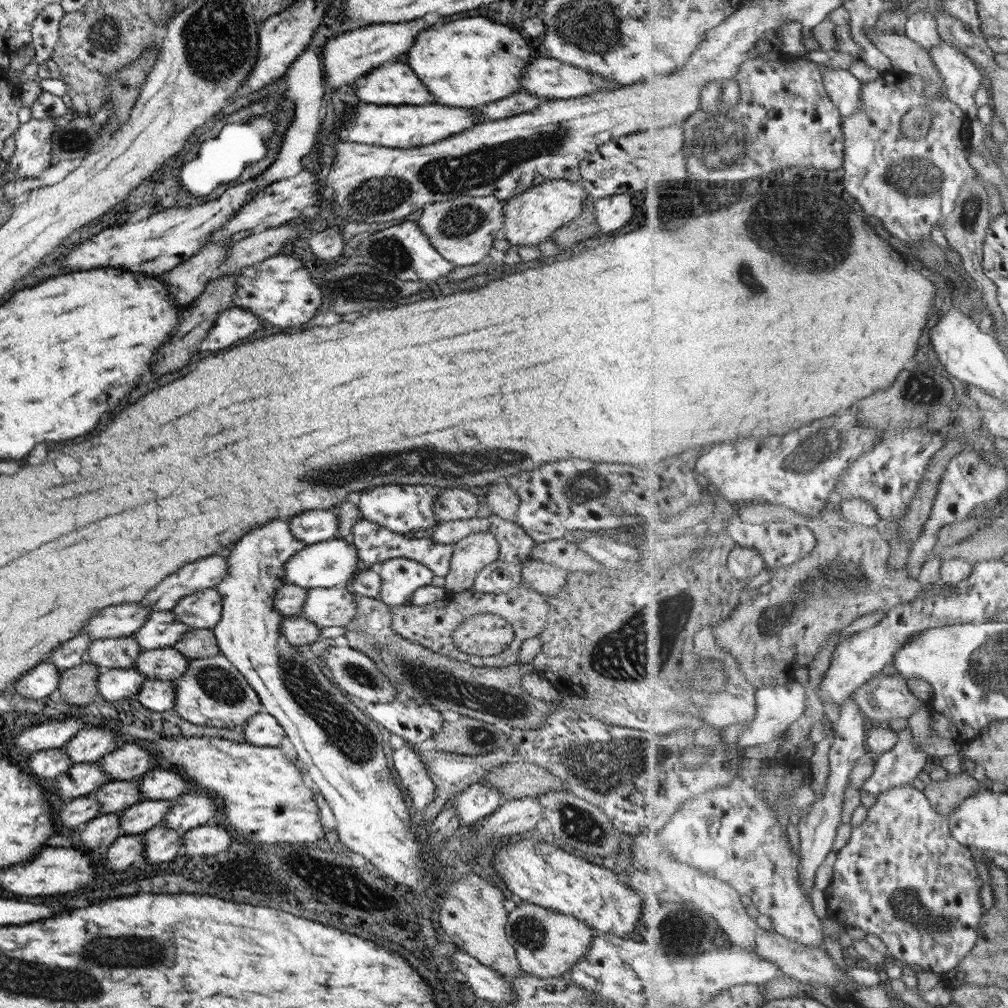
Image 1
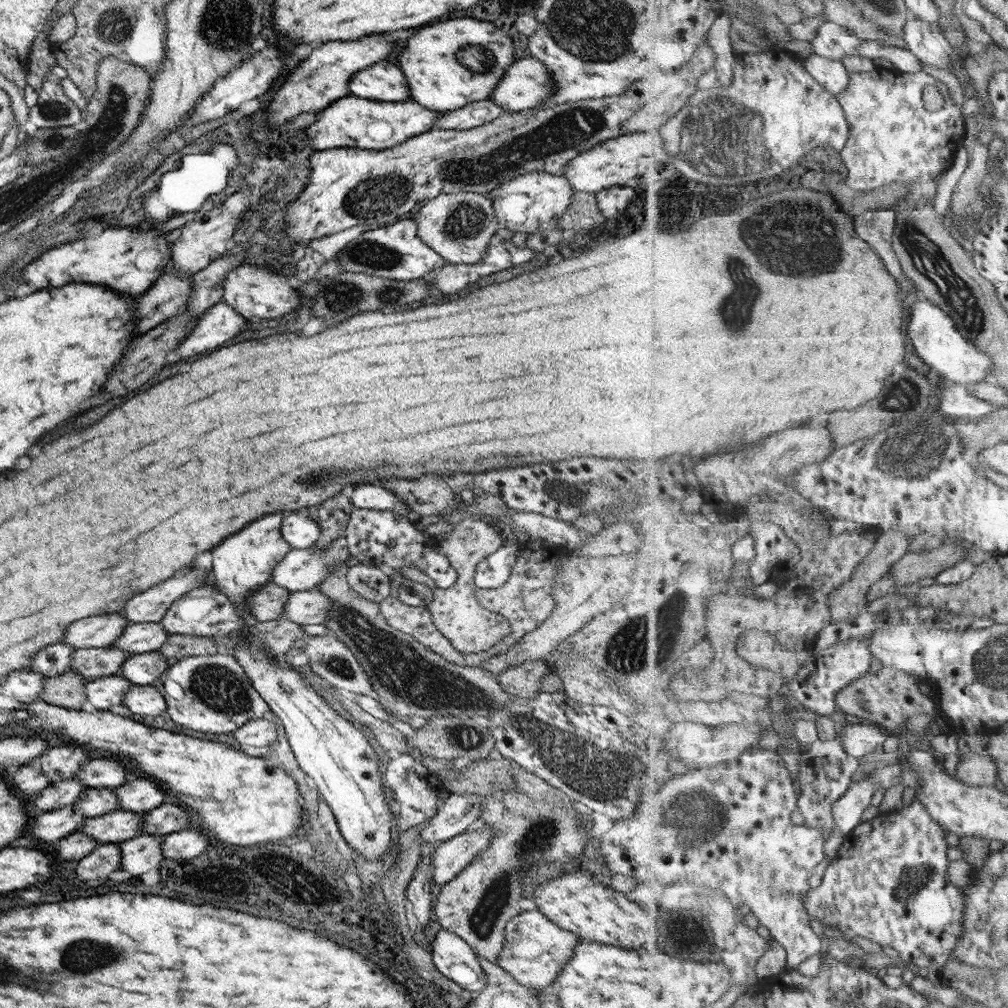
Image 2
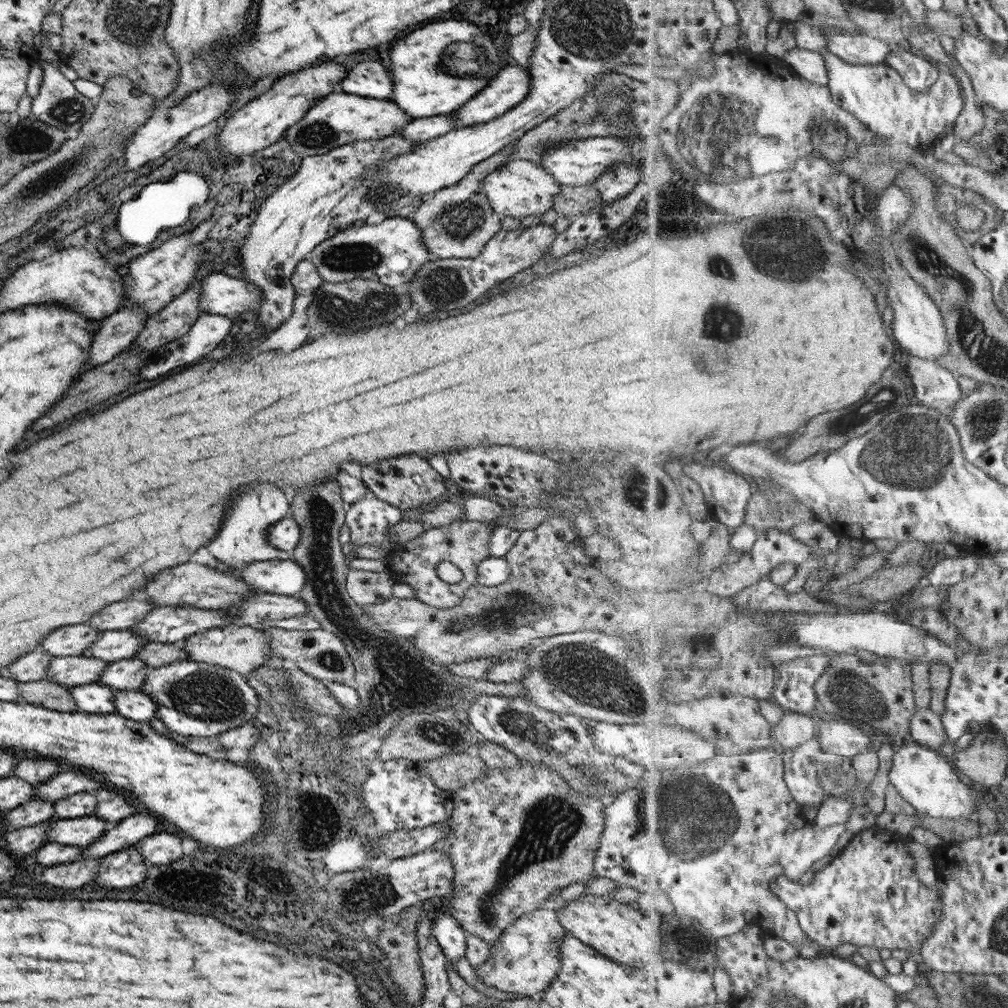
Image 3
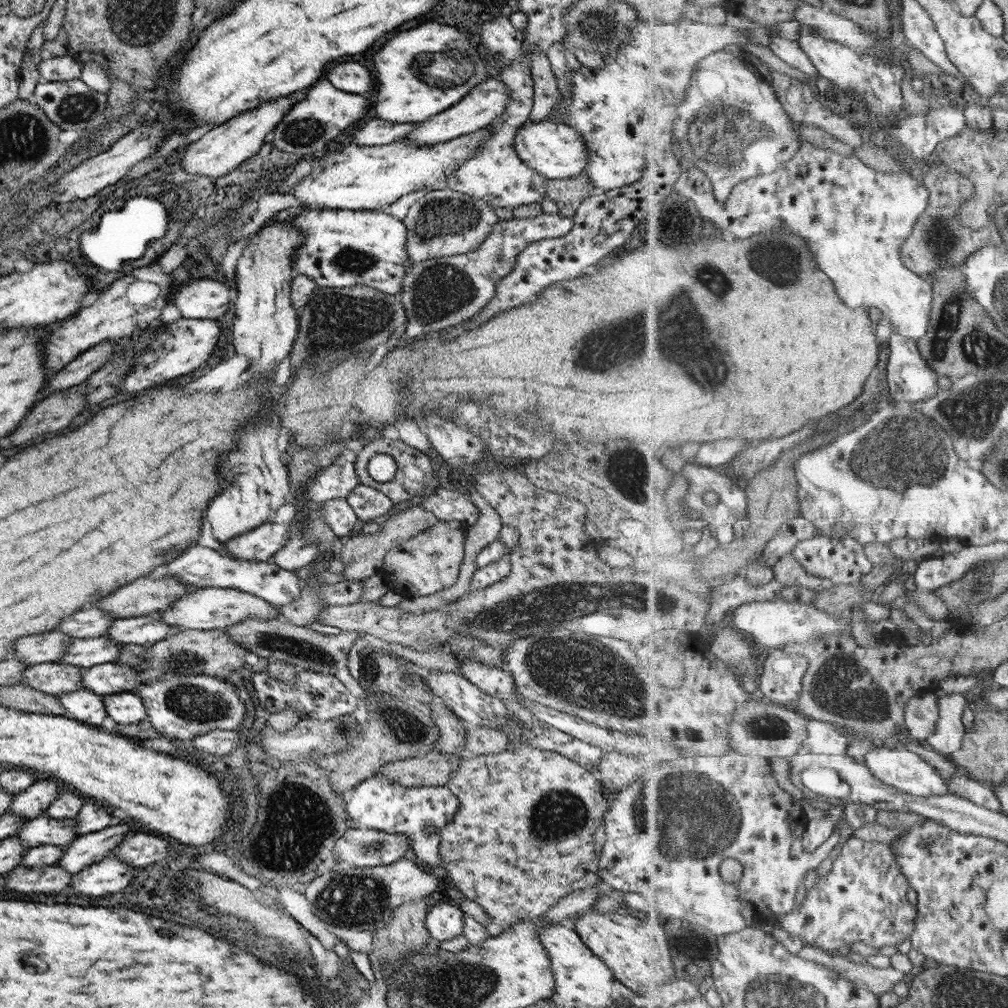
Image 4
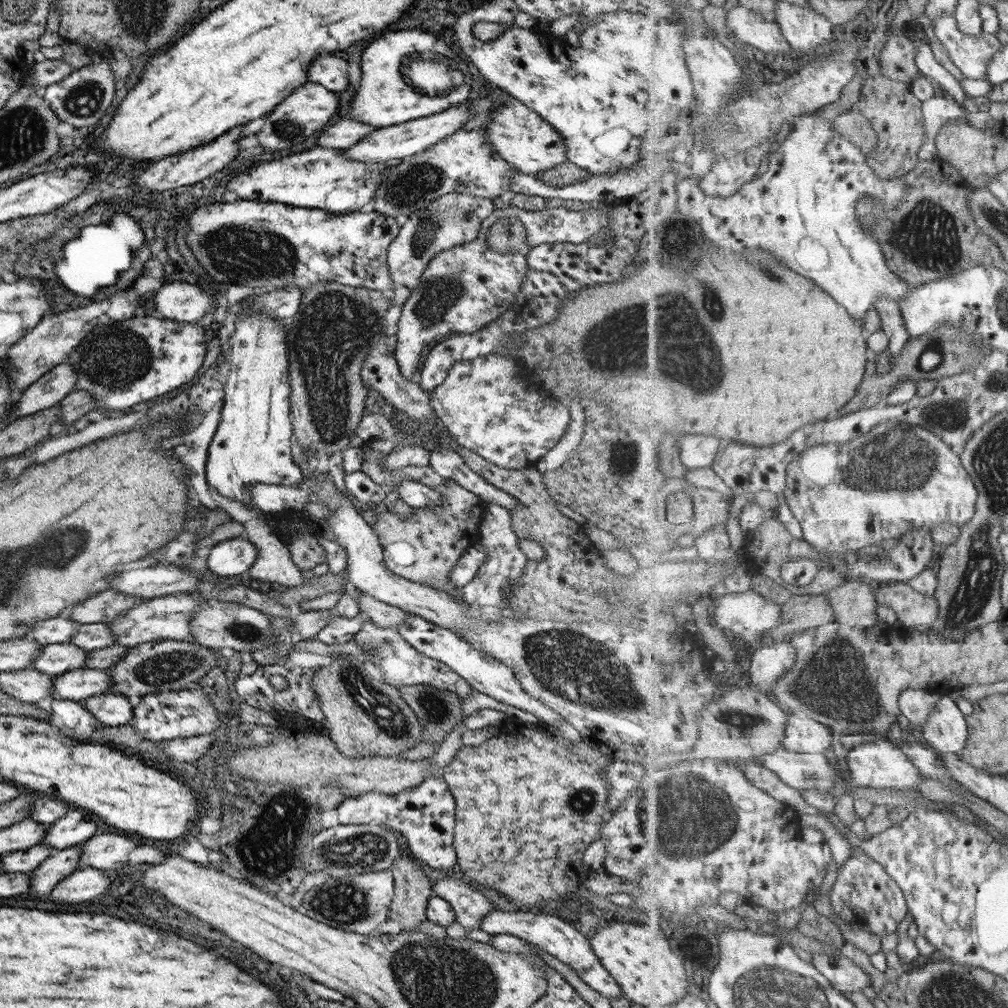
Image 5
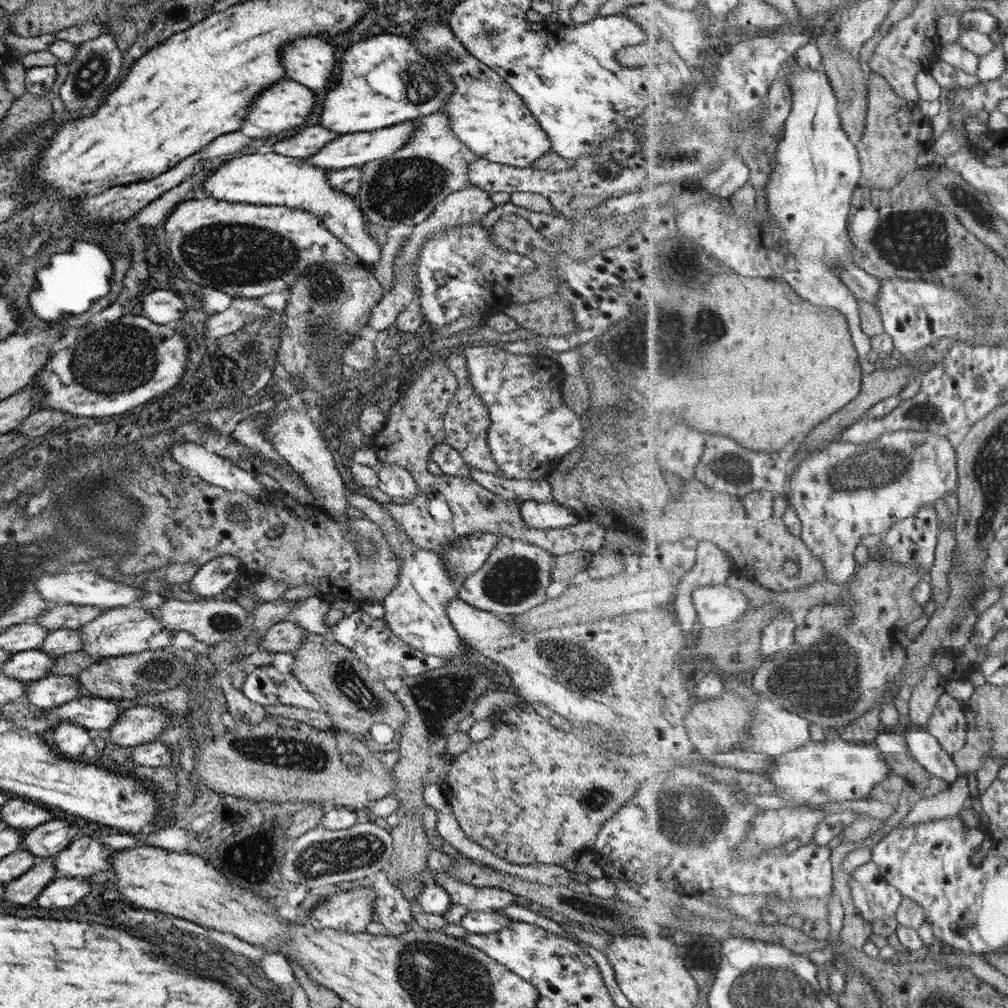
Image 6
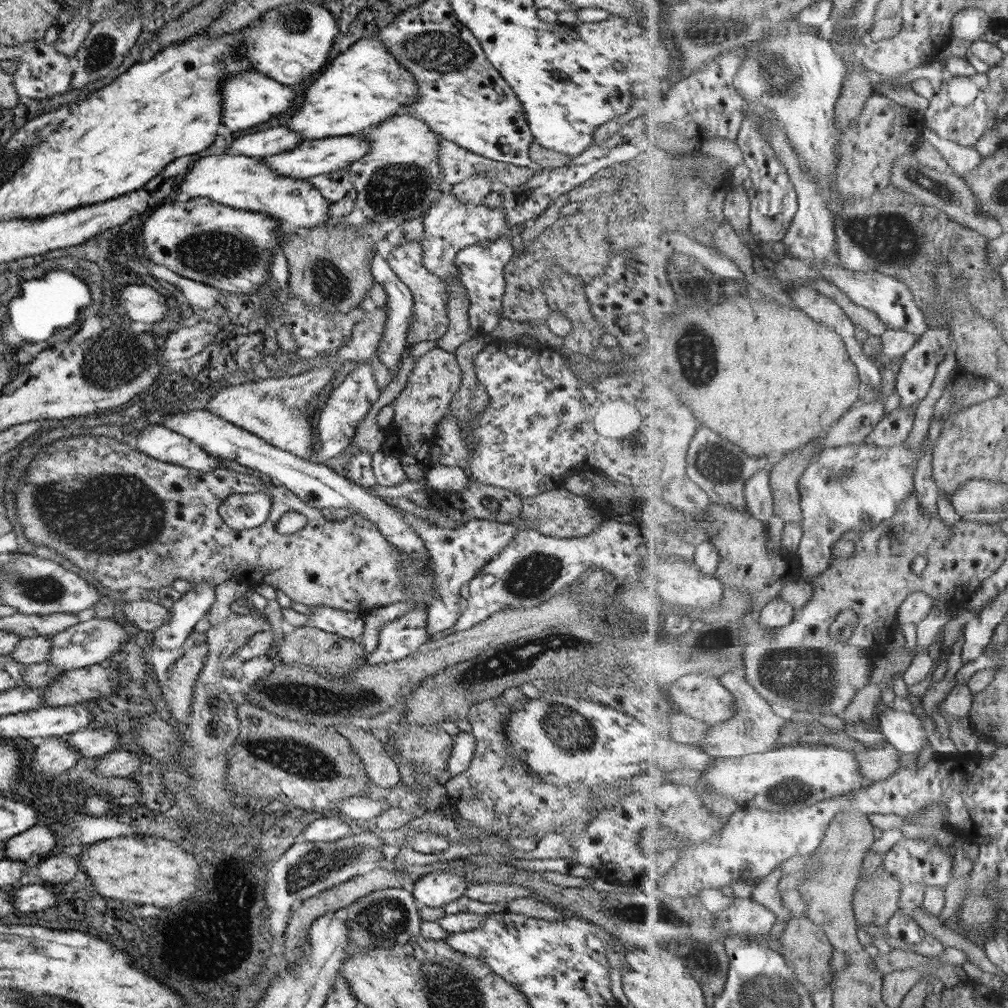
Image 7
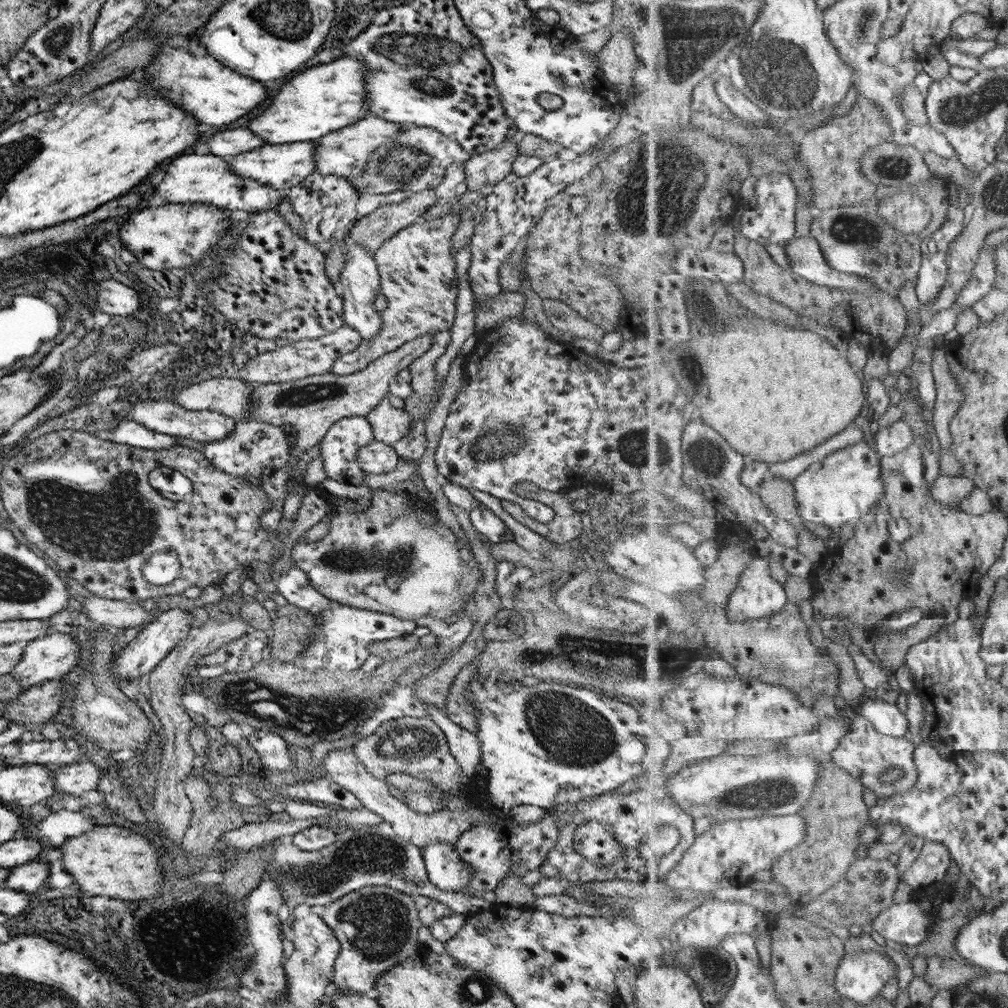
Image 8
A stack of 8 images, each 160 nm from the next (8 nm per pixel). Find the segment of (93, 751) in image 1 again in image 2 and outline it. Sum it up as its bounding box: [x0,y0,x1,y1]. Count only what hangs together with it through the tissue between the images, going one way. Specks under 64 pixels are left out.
[29,745,93,783]

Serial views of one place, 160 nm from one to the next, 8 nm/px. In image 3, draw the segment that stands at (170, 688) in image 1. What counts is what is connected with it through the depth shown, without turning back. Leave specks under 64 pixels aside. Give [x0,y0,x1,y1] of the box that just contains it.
[113,690,157,722]

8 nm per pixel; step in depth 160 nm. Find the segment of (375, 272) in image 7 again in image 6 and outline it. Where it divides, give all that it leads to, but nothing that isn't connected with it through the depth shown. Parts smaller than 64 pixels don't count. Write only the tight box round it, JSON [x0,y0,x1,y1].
[203,150,379,266]

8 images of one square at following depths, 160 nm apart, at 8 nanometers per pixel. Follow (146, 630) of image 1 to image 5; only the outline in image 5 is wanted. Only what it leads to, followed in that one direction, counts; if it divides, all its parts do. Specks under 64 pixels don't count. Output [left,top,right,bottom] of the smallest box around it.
[31,643,88,677]

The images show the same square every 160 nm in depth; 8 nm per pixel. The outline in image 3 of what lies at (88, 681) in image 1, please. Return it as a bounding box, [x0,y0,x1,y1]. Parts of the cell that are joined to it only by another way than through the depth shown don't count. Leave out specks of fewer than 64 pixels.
[17,679,75,711]

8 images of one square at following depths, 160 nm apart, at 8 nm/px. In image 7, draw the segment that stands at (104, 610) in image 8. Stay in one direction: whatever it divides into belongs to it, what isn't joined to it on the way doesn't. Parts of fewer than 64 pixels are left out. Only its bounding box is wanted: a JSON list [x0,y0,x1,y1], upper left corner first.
[122,597,170,632]

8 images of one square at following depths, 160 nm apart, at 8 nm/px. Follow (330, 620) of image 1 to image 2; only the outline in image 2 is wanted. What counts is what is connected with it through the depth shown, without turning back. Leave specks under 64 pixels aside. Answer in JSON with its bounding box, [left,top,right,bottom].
[277,589,331,625]

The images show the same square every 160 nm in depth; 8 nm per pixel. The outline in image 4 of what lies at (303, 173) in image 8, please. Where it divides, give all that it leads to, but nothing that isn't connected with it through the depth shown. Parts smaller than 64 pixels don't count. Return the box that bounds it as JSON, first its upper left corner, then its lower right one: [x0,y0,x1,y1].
[399,74,508,146]

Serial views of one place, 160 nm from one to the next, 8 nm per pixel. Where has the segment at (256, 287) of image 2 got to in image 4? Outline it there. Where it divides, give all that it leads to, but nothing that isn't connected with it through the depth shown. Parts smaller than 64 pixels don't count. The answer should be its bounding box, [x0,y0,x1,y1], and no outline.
[169,277,230,319]

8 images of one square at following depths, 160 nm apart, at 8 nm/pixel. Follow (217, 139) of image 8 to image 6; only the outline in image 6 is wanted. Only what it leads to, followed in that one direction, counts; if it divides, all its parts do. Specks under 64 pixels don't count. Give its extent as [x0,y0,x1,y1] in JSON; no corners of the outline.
[270,125,338,158]

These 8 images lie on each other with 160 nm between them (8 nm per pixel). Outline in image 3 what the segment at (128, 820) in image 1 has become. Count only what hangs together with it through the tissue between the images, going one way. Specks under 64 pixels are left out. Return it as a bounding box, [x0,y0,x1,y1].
[46,815,116,848]

